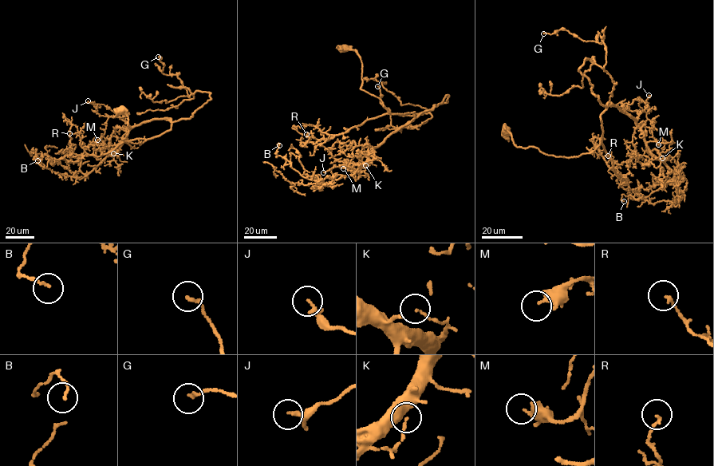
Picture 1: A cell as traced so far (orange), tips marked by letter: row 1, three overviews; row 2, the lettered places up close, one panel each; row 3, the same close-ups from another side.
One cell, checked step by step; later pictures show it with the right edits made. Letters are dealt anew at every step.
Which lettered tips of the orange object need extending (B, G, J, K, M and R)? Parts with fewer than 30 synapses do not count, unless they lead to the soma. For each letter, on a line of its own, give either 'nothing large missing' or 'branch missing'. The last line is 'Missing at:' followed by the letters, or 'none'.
B: nothing large missing
G: nothing large missing
J: nothing large missing
K: nothing large missing
M: nothing large missing
R: nothing large missing
Missing at: none

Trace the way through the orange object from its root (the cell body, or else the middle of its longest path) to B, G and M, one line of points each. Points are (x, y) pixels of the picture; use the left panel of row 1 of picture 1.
B: (121, 111), (128, 141), (140, 144), (171, 128), (165, 119), (134, 125), (115, 153), (80, 179), (37, 160)
G: (121, 111), (130, 128), (123, 140), (140, 144), (210, 99), (198, 91), (191, 98), (158, 57)
M: (121, 111), (128, 141), (140, 144), (171, 128), (165, 119), (131, 126), (111, 116), (97, 140)

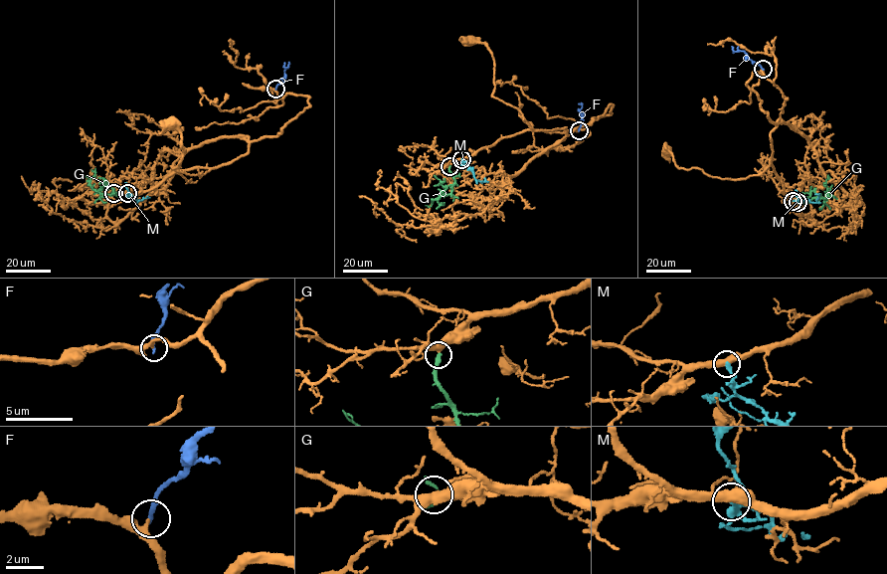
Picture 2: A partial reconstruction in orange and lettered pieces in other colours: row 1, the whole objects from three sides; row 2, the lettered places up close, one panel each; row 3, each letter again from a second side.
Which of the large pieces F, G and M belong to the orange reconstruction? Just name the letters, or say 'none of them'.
G

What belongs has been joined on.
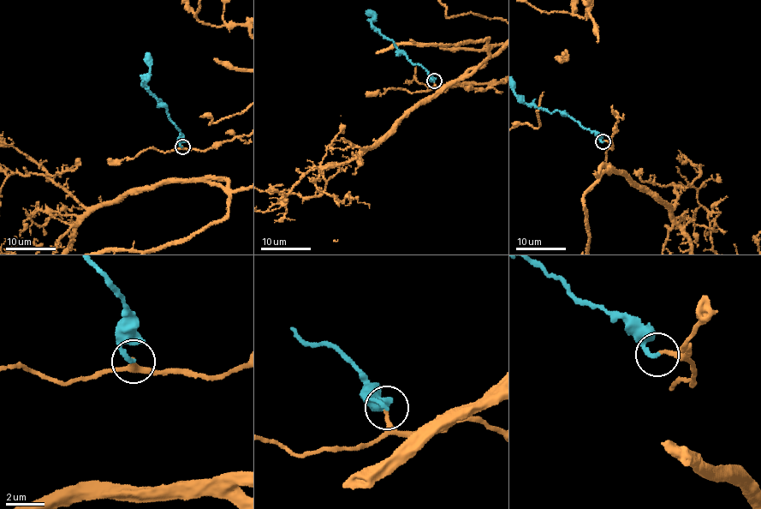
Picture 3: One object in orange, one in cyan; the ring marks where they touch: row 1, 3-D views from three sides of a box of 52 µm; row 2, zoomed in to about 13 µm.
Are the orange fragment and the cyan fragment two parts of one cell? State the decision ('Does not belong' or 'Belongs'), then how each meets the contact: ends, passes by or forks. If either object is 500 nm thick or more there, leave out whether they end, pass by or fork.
Belongs. At the ring orange ends. At the ring cyan ends

